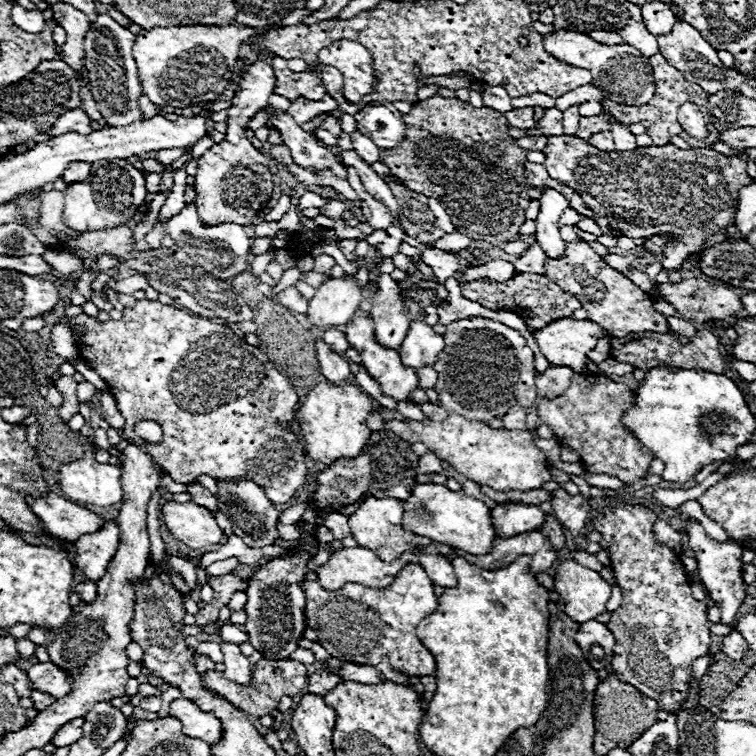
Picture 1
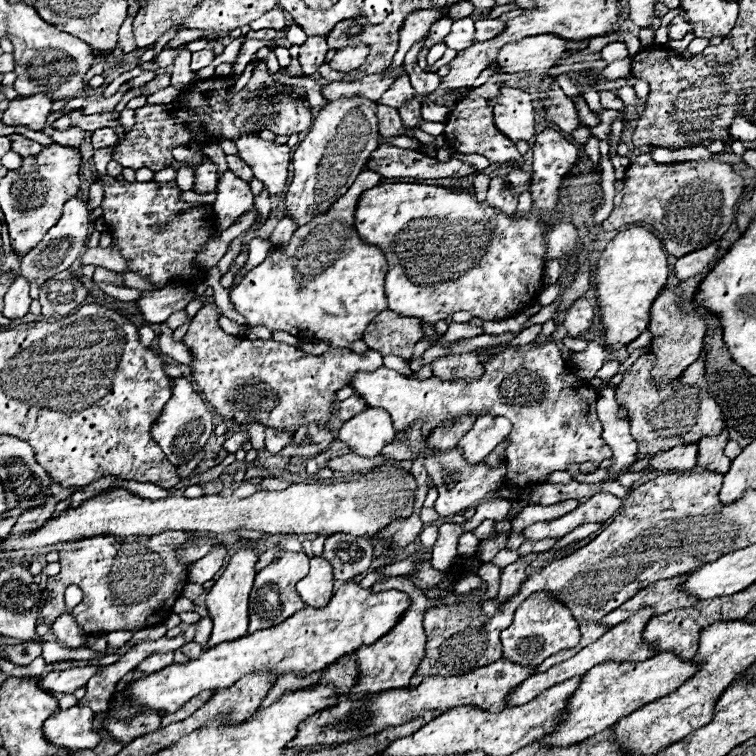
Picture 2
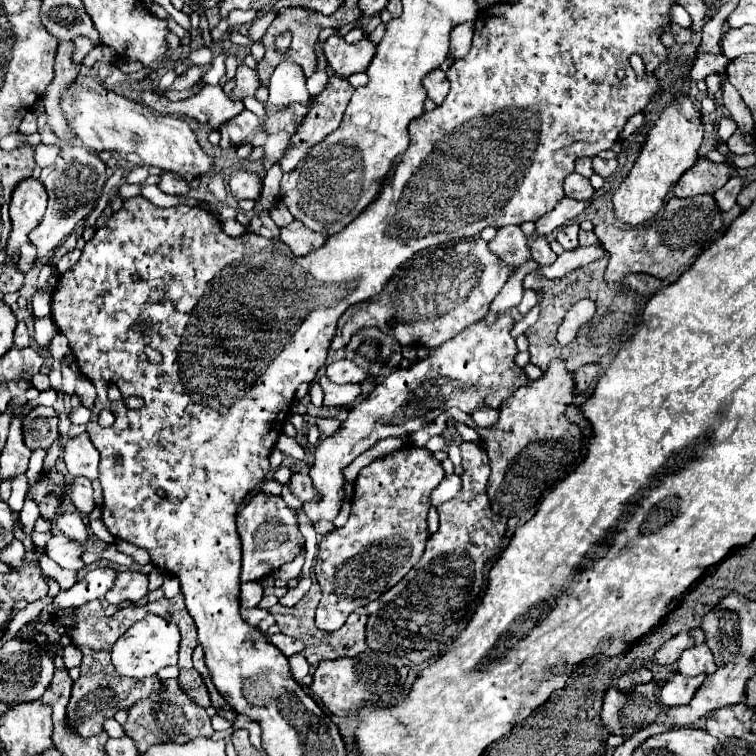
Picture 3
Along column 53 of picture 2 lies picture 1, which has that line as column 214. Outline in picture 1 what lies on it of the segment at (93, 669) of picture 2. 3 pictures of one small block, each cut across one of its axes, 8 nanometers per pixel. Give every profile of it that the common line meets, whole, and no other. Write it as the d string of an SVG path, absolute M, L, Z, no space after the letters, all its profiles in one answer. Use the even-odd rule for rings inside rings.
M258 660L256 666L252 666L252 676L254 676L254 684L252 686L242 686L242 684L236 684L228 678L224 678L222 672L206 672L204 674L204 684L214 692L214 694L220 694L224 698L228 698L228 702L232 702L234 706L238 706L240 710L244 710L248 716L252 718L262 718L266 714L270 714L282 696L298 696L302 694L304 686L306 686L306 666L302 662L296 662L296 660Z

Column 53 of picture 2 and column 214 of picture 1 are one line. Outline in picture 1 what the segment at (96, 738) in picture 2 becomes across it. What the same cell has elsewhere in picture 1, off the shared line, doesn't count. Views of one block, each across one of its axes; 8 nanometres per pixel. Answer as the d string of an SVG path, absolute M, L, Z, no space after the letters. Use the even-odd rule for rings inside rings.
M176 698L170 704L168 716L174 716L182 722L182 732L190 738L200 738L208 744L216 744L222 738L222 724L214 714L202 712L194 702L186 698Z

